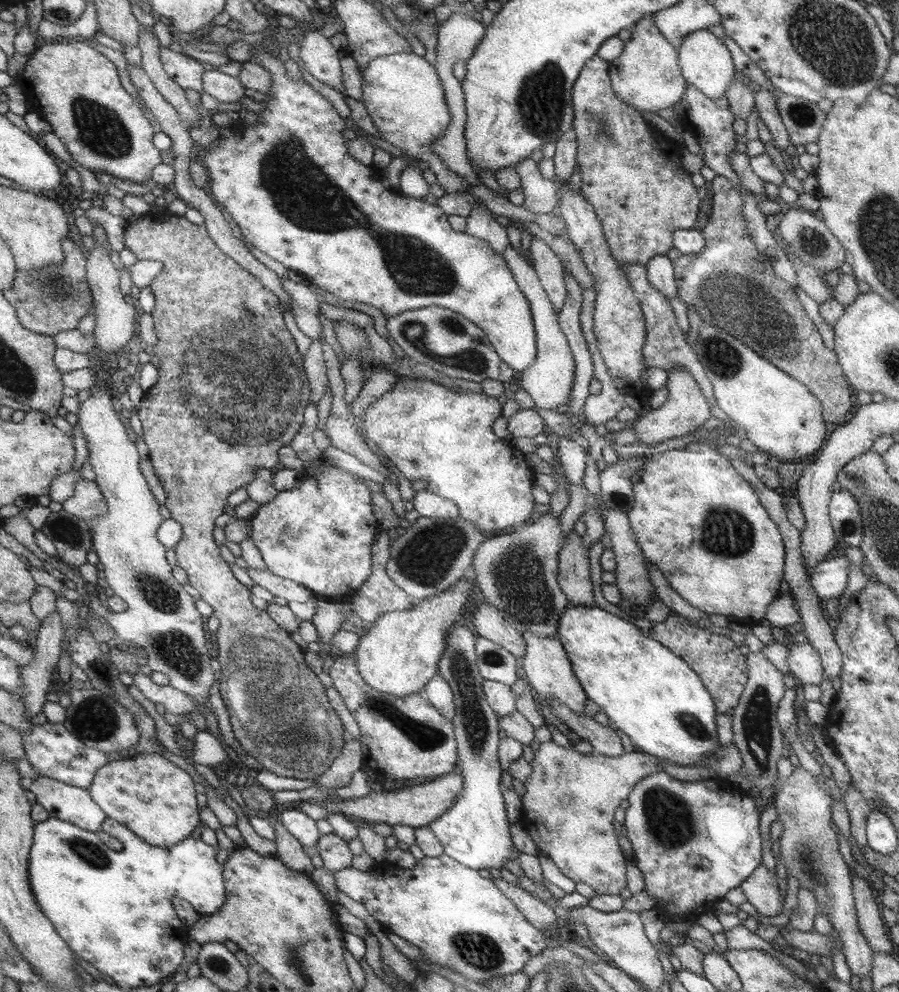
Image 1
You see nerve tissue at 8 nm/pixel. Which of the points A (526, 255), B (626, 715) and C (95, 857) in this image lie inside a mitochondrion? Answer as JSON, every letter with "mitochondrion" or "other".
{"A":"other","B":"other","C":"mitochondrion"}

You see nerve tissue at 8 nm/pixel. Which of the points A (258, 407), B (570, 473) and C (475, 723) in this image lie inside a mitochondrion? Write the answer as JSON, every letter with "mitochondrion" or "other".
{"A":"mitochondrion","B":"other","C":"mitochondrion"}

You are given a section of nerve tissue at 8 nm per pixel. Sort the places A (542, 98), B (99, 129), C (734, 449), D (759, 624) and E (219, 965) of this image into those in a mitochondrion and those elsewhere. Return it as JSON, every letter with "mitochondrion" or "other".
{"A":"mitochondrion","B":"mitochondrion","C":"other","D":"other","E":"mitochondrion"}

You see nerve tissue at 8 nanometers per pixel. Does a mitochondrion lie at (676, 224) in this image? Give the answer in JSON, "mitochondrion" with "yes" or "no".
{"mitochondrion":"no"}

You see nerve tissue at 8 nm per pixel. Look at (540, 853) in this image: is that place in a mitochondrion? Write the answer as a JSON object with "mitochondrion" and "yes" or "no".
{"mitochondrion":"no"}

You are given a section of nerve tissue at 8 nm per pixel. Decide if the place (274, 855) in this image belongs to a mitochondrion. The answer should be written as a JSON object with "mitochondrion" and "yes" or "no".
{"mitochondrion":"no"}

